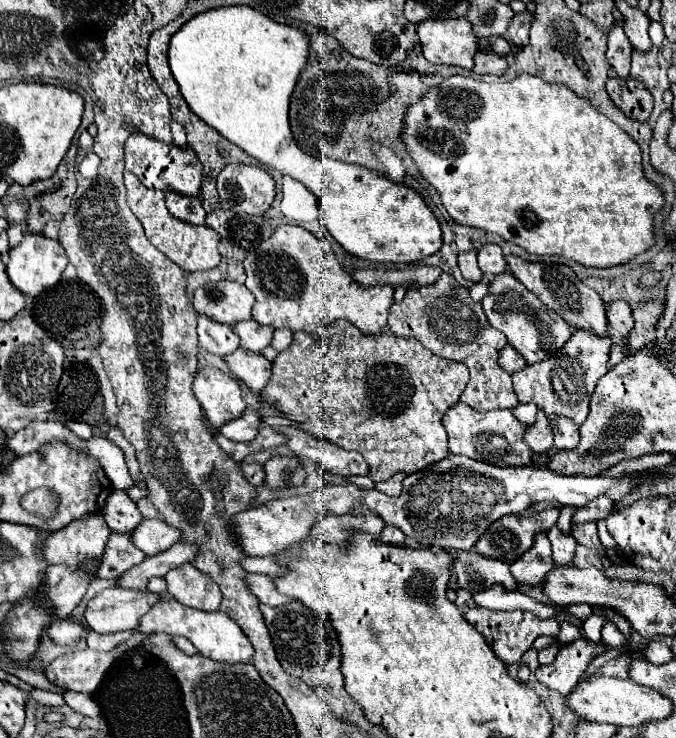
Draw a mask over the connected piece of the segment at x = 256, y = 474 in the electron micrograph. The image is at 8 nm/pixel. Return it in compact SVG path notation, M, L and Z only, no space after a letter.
M240 463L240 469L242 469L242 475L246 477L248 483L252 483L254 487L260 487L262 485L262 481L264 481L264 469L262 469L262 465Z

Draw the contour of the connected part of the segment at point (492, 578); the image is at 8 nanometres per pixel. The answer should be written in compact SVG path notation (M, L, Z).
M458 551L454 573L458 575L458 585L470 593L478 593L494 585L502 585L506 591L518 589L518 583L510 575L508 563L482 557L474 551Z

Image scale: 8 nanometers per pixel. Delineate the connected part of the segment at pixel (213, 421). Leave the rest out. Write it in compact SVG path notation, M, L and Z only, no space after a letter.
M202 367L196 371L192 389L208 423L216 429L232 419L238 419L246 409L238 379L218 367Z

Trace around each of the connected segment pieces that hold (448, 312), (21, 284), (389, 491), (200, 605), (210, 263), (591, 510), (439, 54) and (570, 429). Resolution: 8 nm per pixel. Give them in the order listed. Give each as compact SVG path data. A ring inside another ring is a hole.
M442 273L440 279L426 287L408 289L400 303L390 307L388 327L398 337L414 337L426 349L440 357L460 361L470 369L470 381L460 395L460 401L476 411L492 409L512 409L518 405L516 393L512 389L512 377L498 365L498 353L506 345L506 335L494 329L482 305L470 299L470 293L452 275Z
M26 233L24 239L20 241L20 245L10 249L10 261L6 265L6 273L12 281L12 285L28 295L28 297L36 297L46 289L52 289L58 281L62 271L68 265L68 257L64 255L64 247L60 245L60 241L54 239L46 239L44 235L34 235L34 233Z
M396 473L396 475L390 477L388 481L378 483L376 489L382 491L382 493L386 493L386 495L390 495L390 497L396 497L396 495L402 491L402 481L404 481L404 477L406 477L404 473Z
M182 563L170 569L166 581L168 581L168 593L176 601L202 611L218 611L222 599L220 589L216 587L216 583L212 583L212 579L208 579L208 575L196 571L192 563Z
M126 171L124 181L126 181L126 189L128 189L128 207L140 219L140 223L144 225L148 241L154 247L158 247L158 251L162 251L168 259L172 259L178 267L182 267L188 273L190 271L214 269L220 263L220 253L218 253L220 235L216 231L212 231L206 225L180 223L180 219L176 219L168 213L168 209L164 205L164 193L144 187L136 175Z
M600 495L596 499L592 499L588 505L580 507L574 515L572 515L572 523L588 523L588 521L598 521L598 519L606 519L612 511L612 503L606 495Z
M426 19L416 25L422 55L430 63L474 67L474 53L478 51L476 37L468 19Z
M556 419L556 427L552 427L552 429L554 429L554 447L556 449L578 447L580 435L578 435L576 423L572 423L570 419Z

